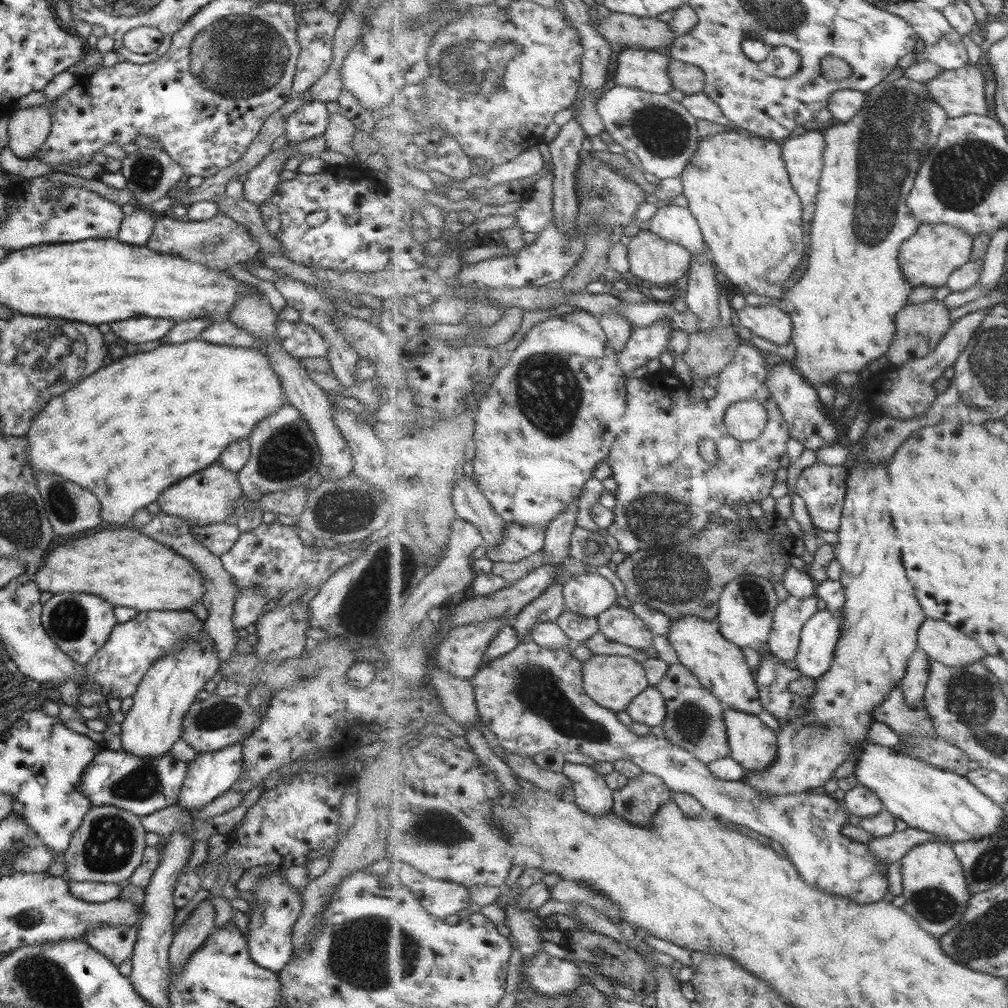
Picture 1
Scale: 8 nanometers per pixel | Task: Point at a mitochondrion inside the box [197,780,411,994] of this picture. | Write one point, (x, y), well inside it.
(358, 950)

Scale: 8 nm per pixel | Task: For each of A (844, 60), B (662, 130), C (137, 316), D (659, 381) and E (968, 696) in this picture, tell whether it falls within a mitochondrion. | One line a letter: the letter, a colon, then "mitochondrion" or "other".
A: other
B: mitochondrion
C: other
D: other
E: mitochondrion

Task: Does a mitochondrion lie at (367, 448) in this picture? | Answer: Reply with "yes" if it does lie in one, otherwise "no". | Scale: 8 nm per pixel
no

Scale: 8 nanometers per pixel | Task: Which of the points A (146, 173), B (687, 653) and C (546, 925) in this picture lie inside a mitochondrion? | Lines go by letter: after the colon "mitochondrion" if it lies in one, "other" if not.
A: mitochondrion
B: other
C: other

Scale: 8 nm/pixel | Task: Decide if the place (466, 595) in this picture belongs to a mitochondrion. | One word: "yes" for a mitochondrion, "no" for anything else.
no

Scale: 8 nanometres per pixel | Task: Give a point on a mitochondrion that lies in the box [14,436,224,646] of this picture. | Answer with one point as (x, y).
(67, 620)

